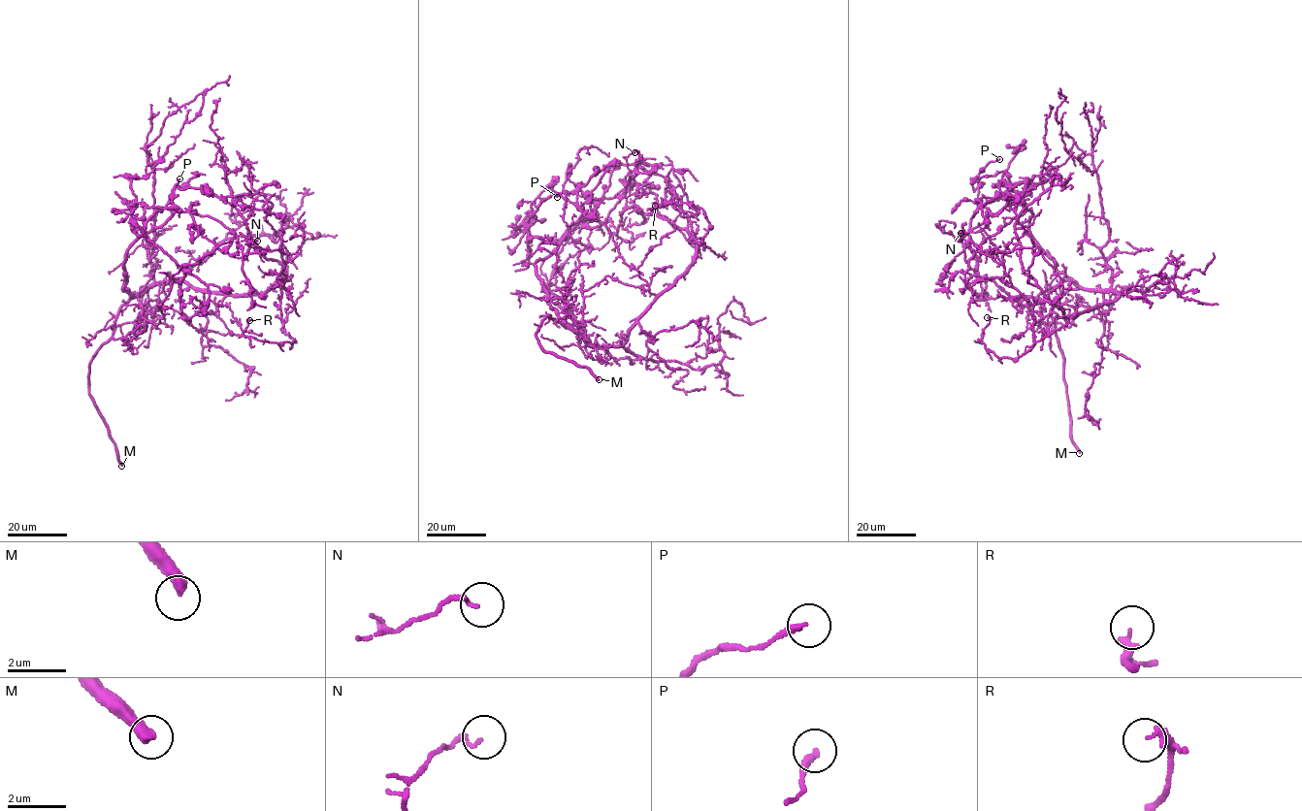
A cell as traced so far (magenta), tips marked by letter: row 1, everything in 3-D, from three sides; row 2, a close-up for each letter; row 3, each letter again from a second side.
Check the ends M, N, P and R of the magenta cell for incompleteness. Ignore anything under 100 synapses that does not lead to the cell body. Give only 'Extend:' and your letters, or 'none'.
Extend: M

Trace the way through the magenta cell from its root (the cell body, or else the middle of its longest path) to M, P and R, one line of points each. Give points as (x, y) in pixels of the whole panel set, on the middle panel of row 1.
M: (633, 325), (619, 345), (592, 347), (549, 315), (544, 318), (536, 335), (545, 352), (587, 368), (599, 379)
P: (633, 325), (593, 347), (549, 305), (534, 264), (566, 233), (530, 241), (523, 221), (557, 197)
R: (633, 325), (690, 266), (691, 232), (701, 243), (710, 228), (697, 207), (655, 206)

